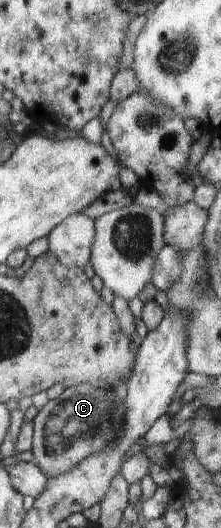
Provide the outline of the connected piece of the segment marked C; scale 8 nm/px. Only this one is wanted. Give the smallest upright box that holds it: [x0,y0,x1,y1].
[31,385,126,478]

